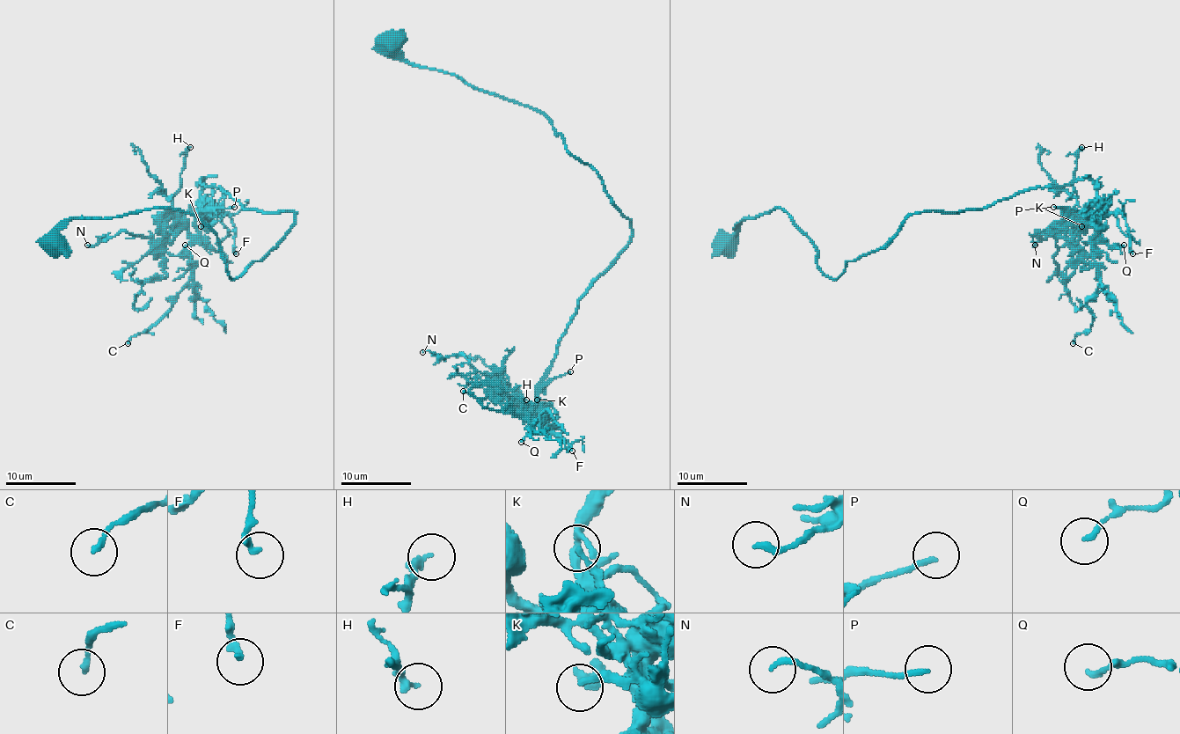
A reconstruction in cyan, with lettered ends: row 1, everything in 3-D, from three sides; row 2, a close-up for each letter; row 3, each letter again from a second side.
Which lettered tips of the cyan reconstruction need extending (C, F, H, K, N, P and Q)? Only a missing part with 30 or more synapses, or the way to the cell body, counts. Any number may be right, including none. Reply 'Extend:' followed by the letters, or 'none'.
Extend: none

